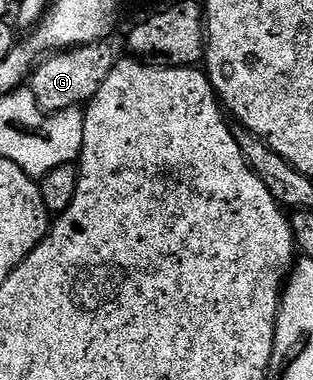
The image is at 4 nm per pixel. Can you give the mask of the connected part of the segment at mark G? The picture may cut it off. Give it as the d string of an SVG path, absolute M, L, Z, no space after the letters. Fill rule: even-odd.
M107 42L86 44L80 48L56 52L40 60L29 77L29 87L33 98L37 98L37 106L41 106L48 114L86 106L97 90L101 90L105 78L109 78L109 70L113 70L115 65L117 53L109 45Z

